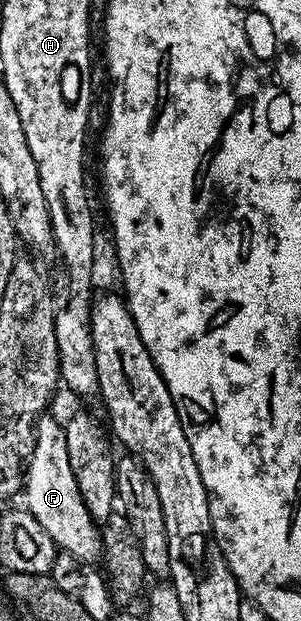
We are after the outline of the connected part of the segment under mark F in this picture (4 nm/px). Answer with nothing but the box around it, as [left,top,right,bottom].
[22,413,104,564]

